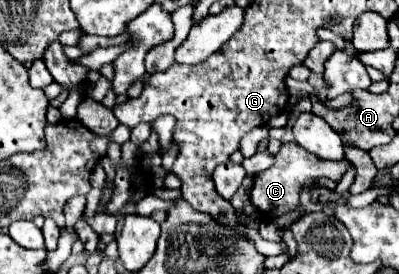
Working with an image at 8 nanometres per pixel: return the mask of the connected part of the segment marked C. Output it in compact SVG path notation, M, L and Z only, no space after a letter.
M284 143L282 149L278 151L278 155L274 157L274 165L266 171L260 171L254 177L254 187L250 191L250 199L260 209L260 213L264 217L278 219L280 215L296 209L300 187L304 181L308 181L312 177L328 177L328 179L338 181L350 167L352 167L352 163L348 159L344 159L344 161L320 161L320 157L312 157L312 153L308 153L300 145Z

